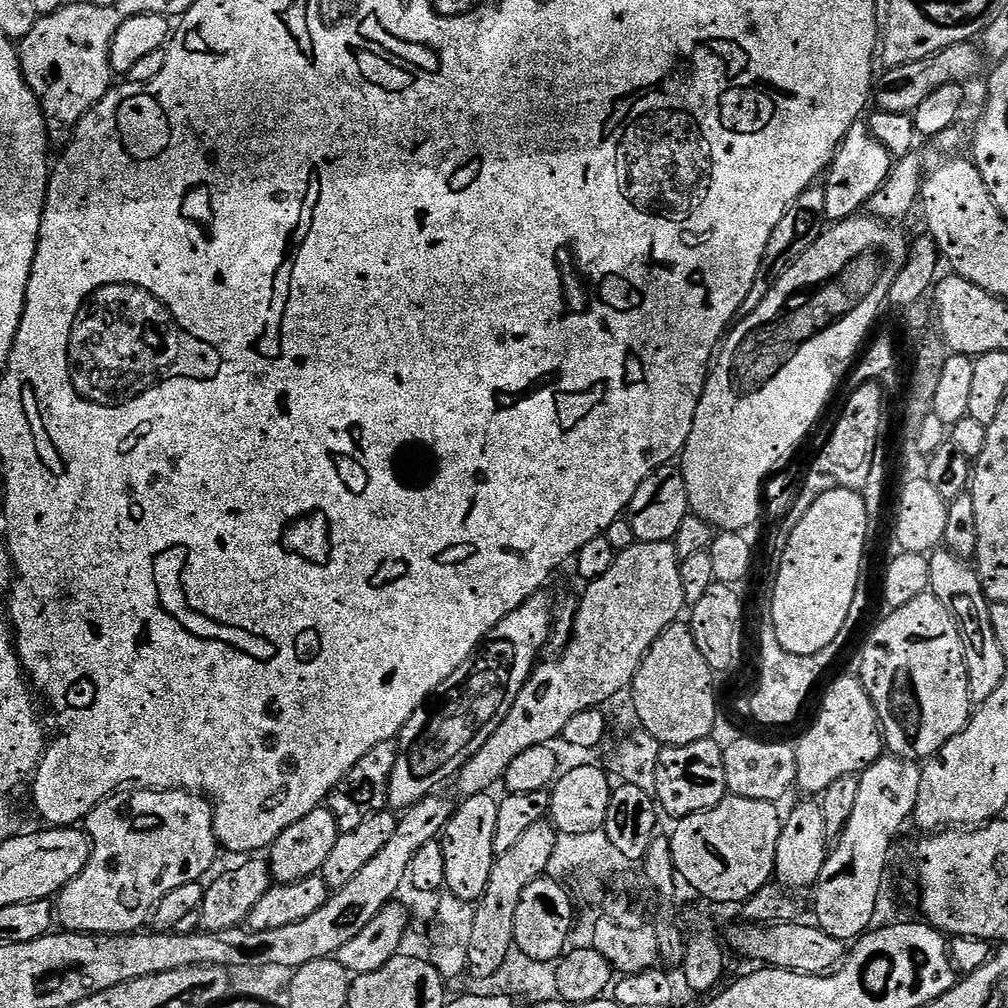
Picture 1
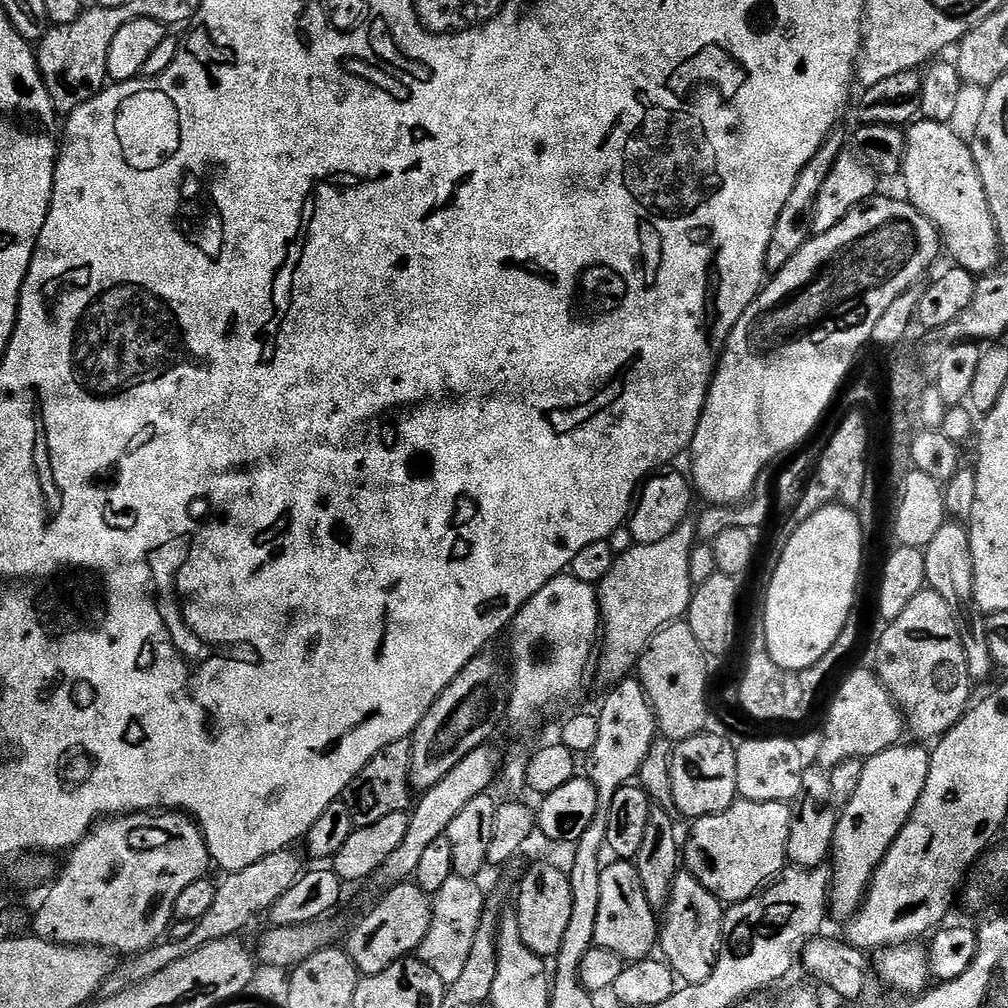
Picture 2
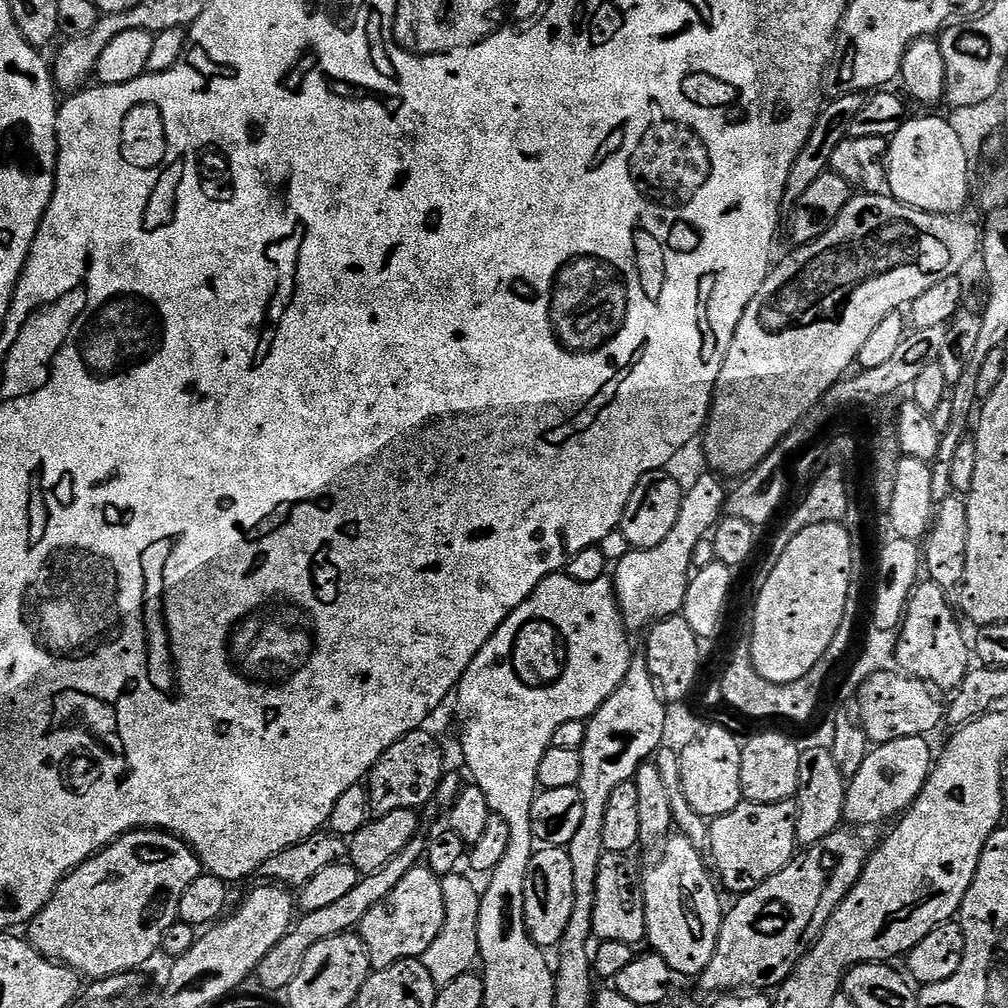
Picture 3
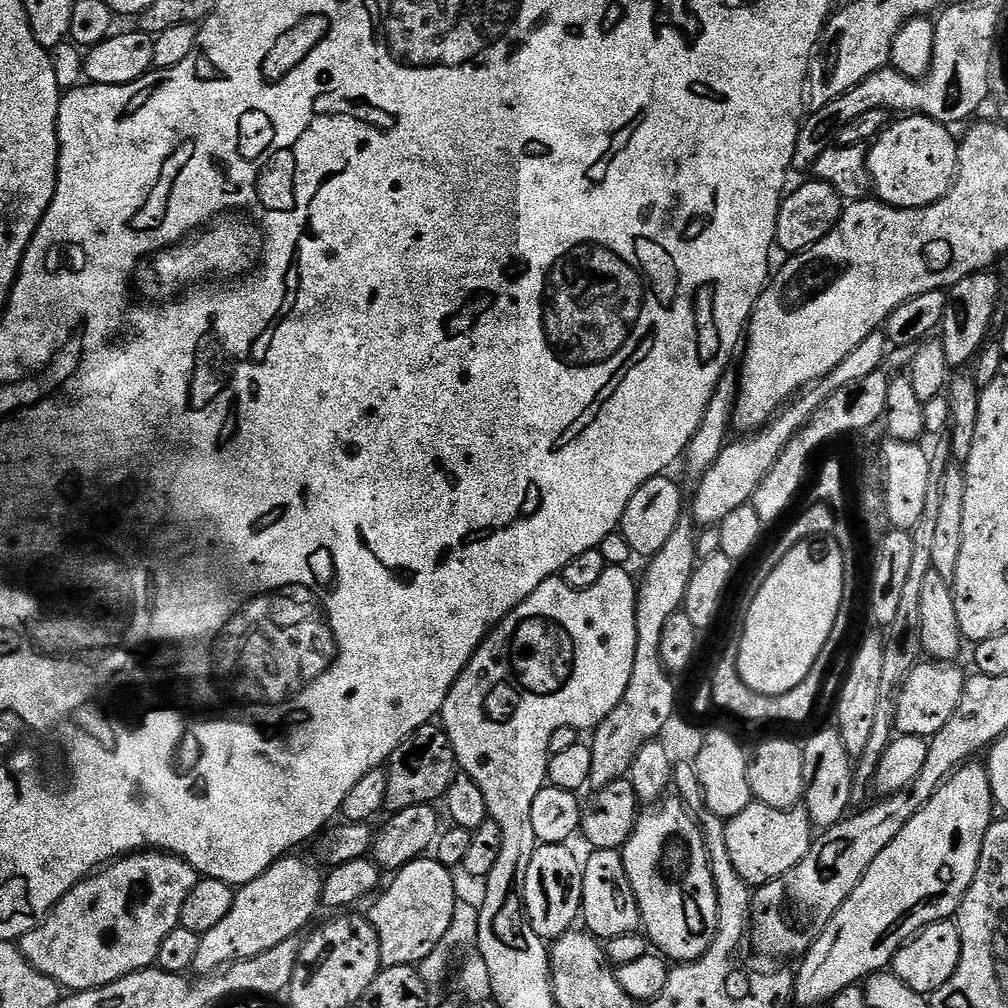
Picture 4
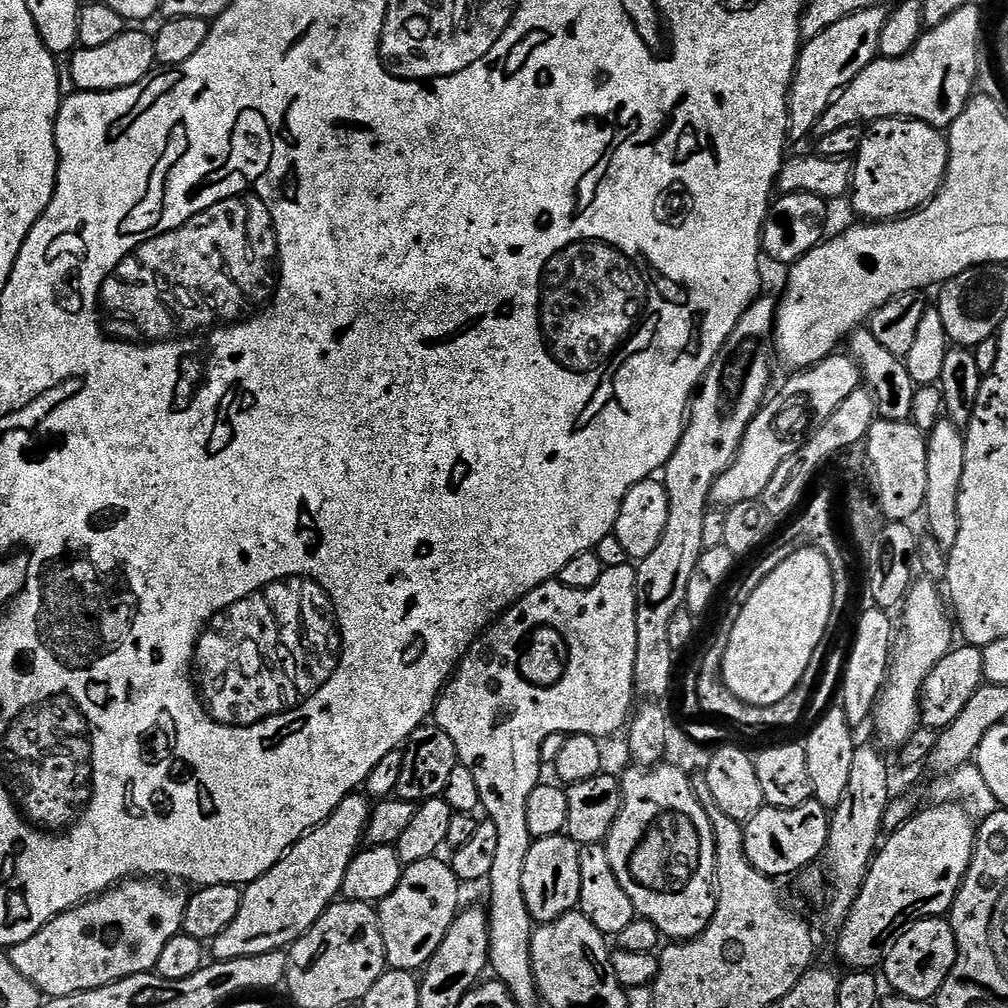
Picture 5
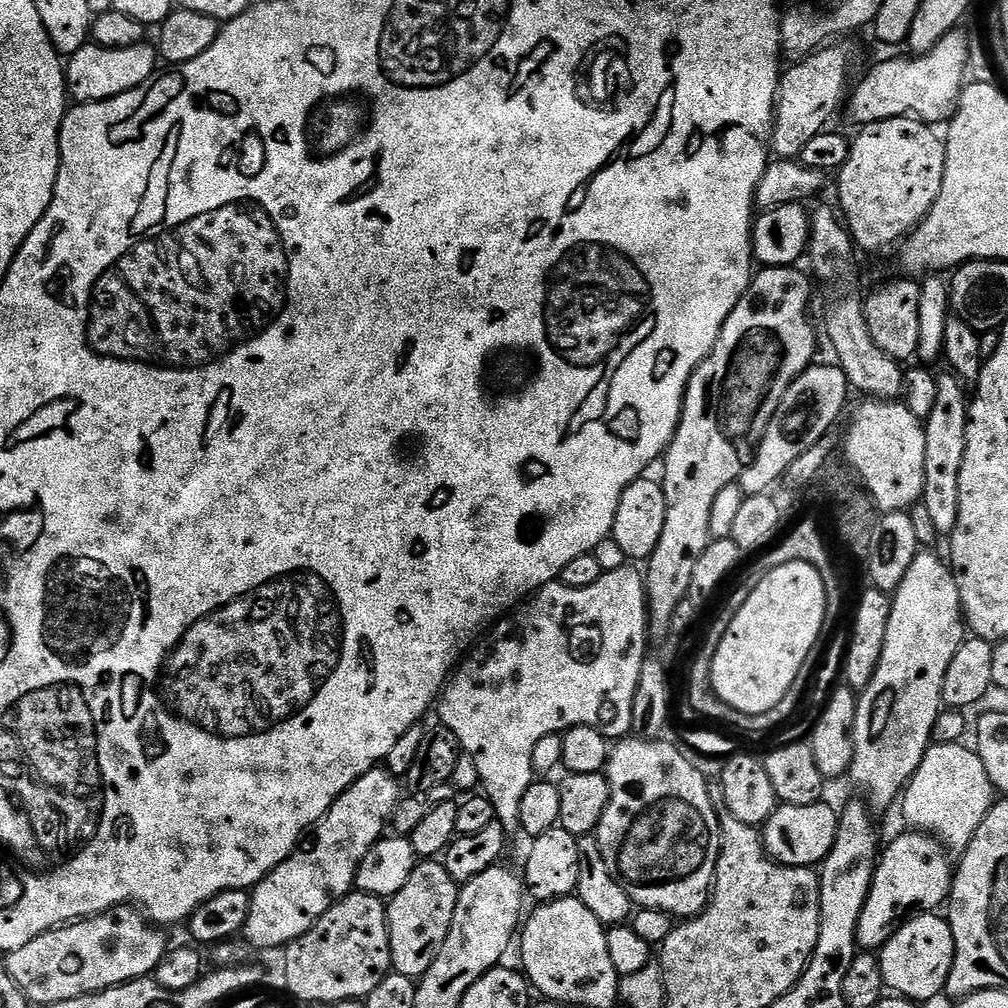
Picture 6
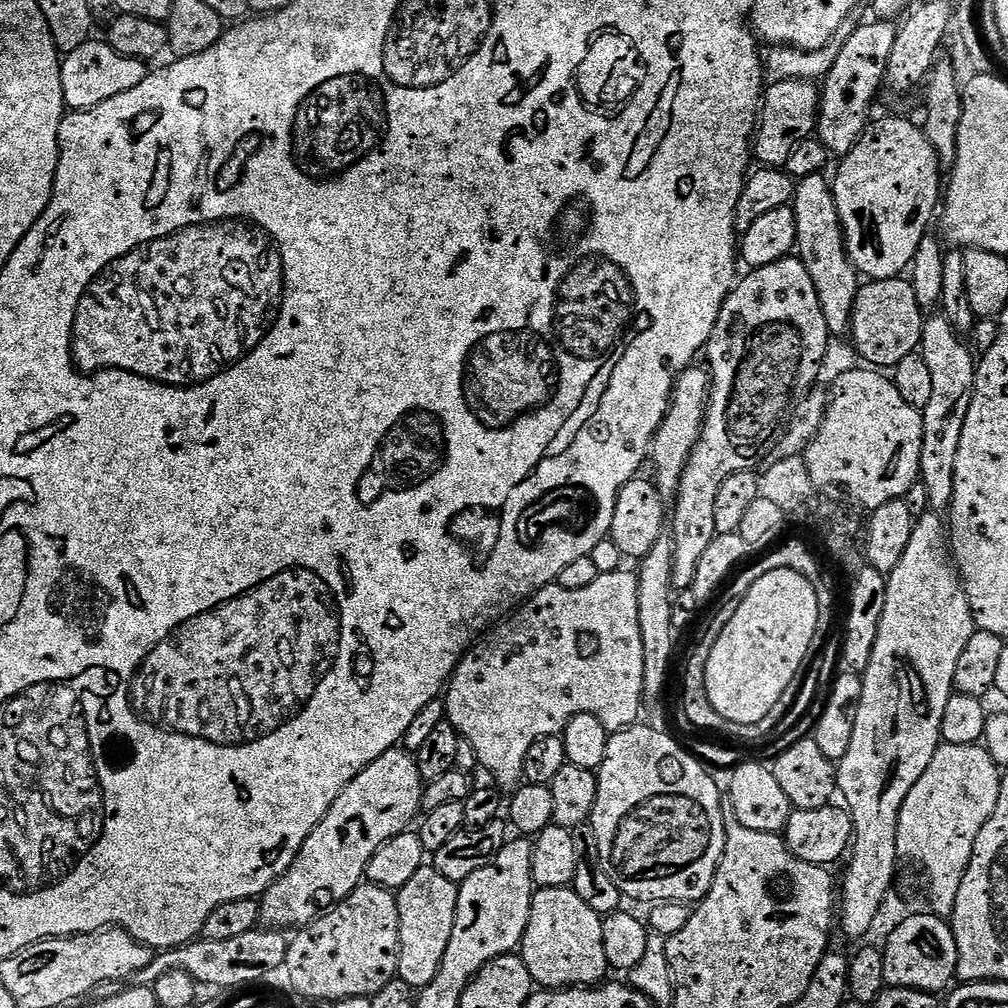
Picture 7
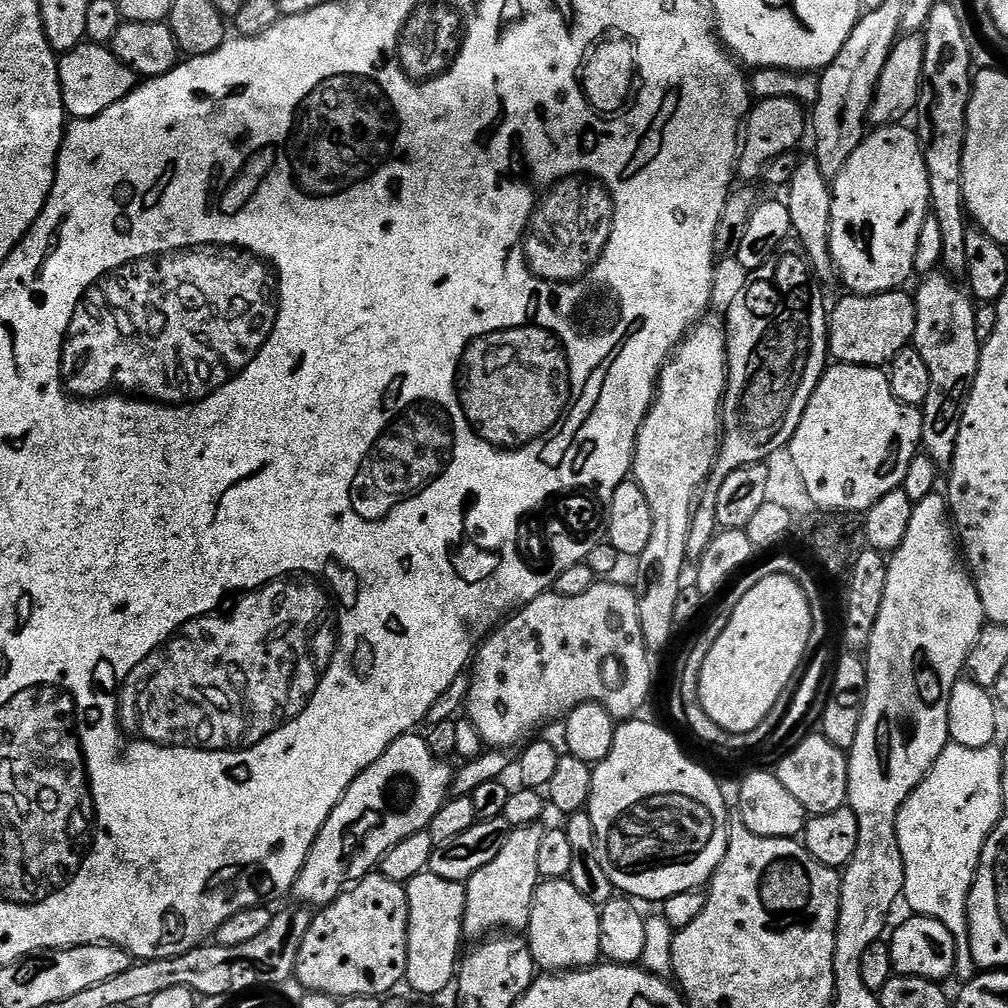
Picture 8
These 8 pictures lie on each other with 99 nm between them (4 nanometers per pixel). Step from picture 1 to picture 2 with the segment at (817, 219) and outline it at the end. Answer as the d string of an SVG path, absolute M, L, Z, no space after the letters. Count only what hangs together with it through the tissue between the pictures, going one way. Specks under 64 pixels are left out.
M833 130L825 138L810 162L802 166L802 174L798 174L798 182L794 182L794 190L786 197L786 206L782 206L782 214L778 214L778 222L774 222L774 234L770 234L770 246L766 246L766 258L764 259L764 271L768 274L775 274L806 246L806 242L812 236L812 215L814 206L818 202L818 190L822 190L822 182L830 175L830 170L834 170L834 162L845 151L846 136L840 130Z

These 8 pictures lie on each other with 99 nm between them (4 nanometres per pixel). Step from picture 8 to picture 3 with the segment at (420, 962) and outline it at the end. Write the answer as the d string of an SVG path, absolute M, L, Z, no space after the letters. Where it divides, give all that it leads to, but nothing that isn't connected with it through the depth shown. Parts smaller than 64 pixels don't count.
M417 866L362 918L358 935L368 951L373 969L379 970L386 966L394 966L394 962L415 960L426 954L442 930L443 916L446 909L443 905L441 877L426 866Z

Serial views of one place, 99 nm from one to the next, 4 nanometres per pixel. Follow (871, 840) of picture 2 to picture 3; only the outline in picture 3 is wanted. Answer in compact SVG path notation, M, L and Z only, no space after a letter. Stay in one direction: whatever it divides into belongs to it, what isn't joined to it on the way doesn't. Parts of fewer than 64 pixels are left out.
M922 736L894 738L894 742L877 744L869 751L866 762L847 781L844 820L852 824L880 824L883 820L895 821L908 811L918 798L922 786L932 773L934 752L929 741Z

